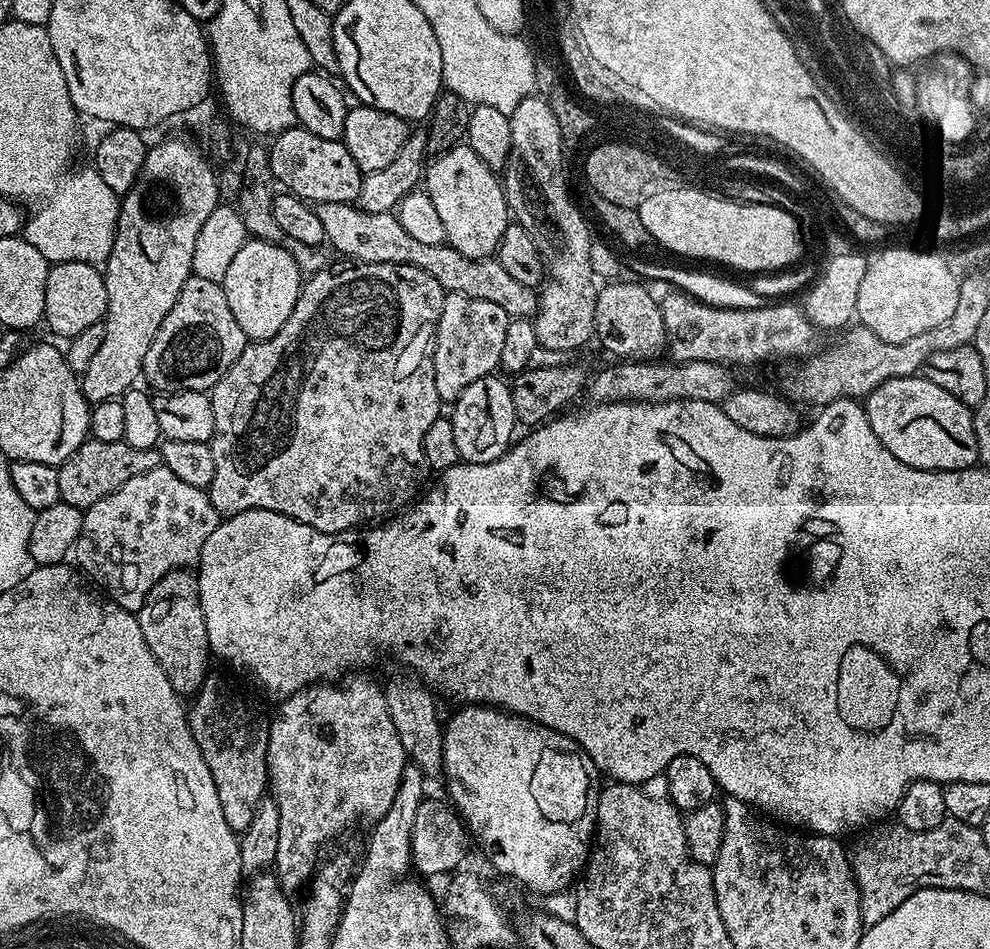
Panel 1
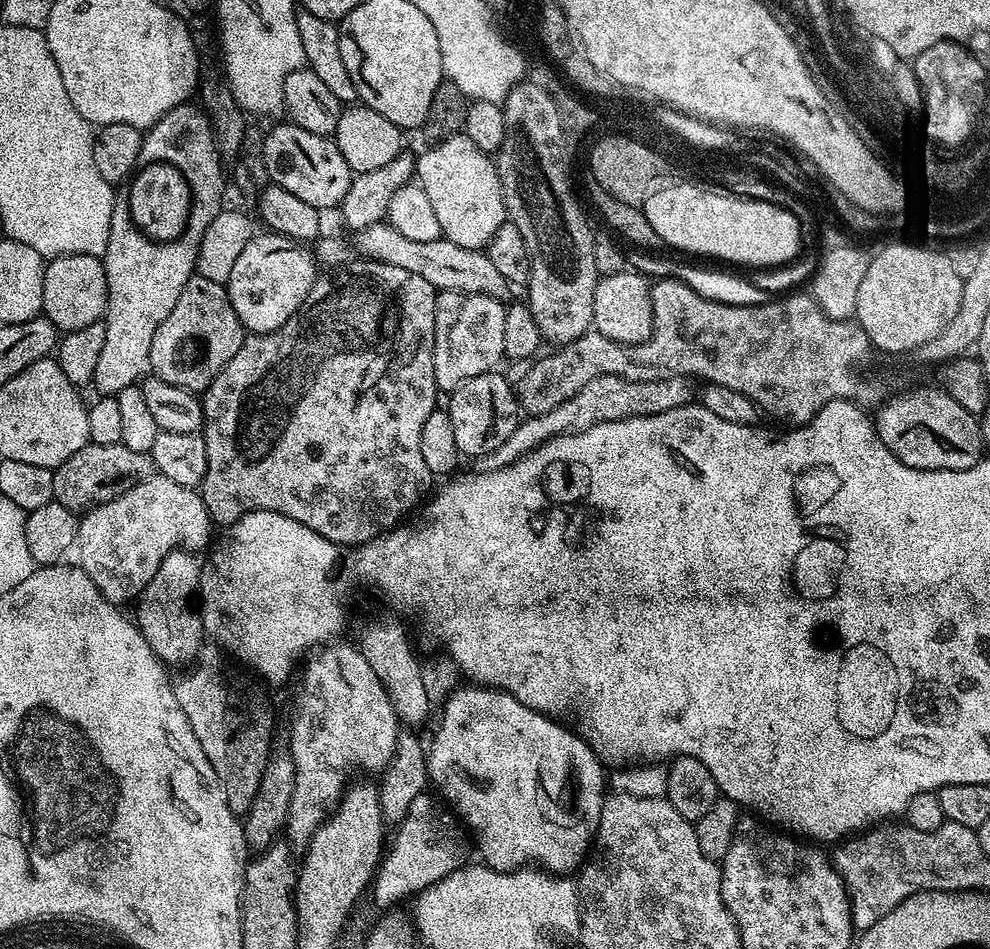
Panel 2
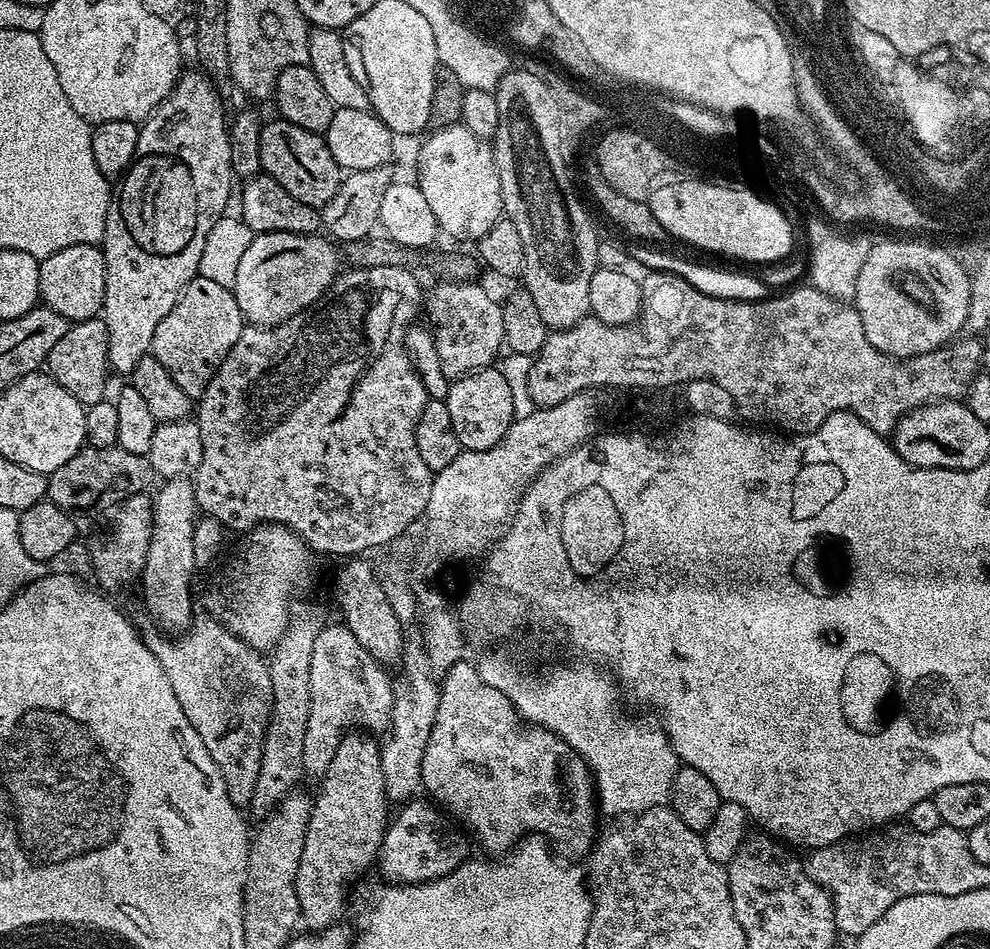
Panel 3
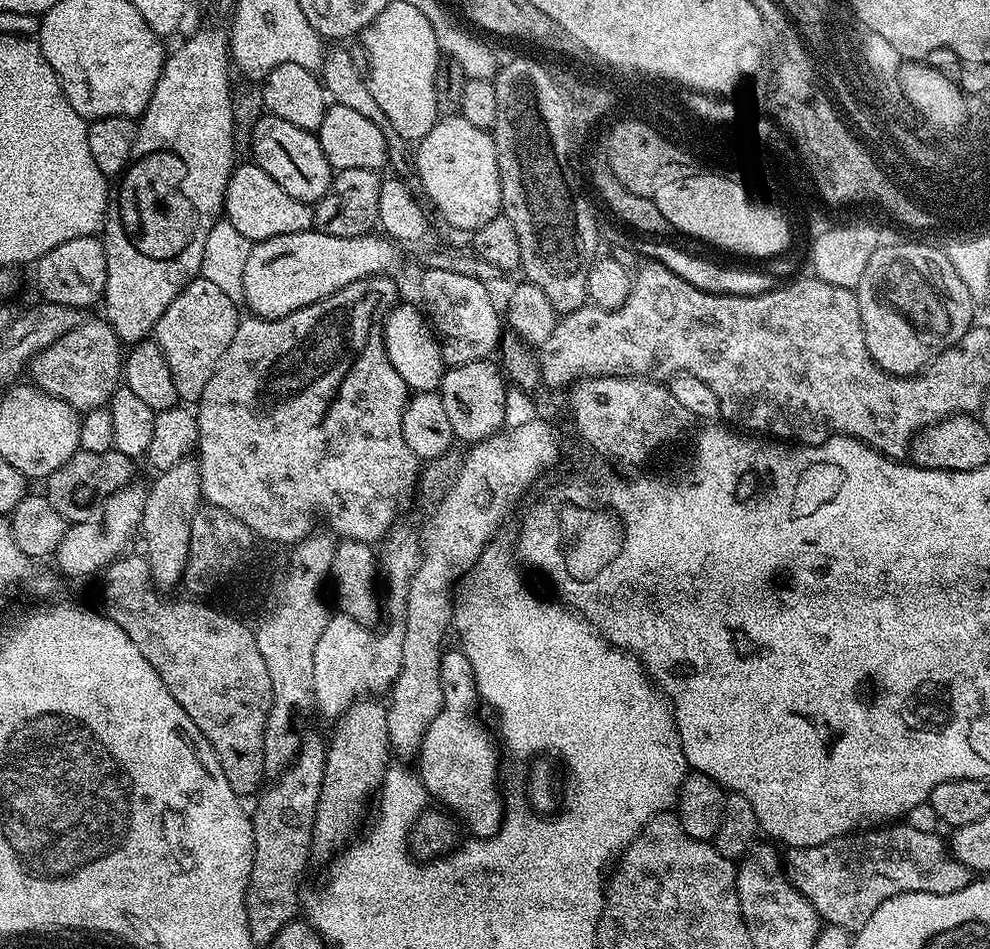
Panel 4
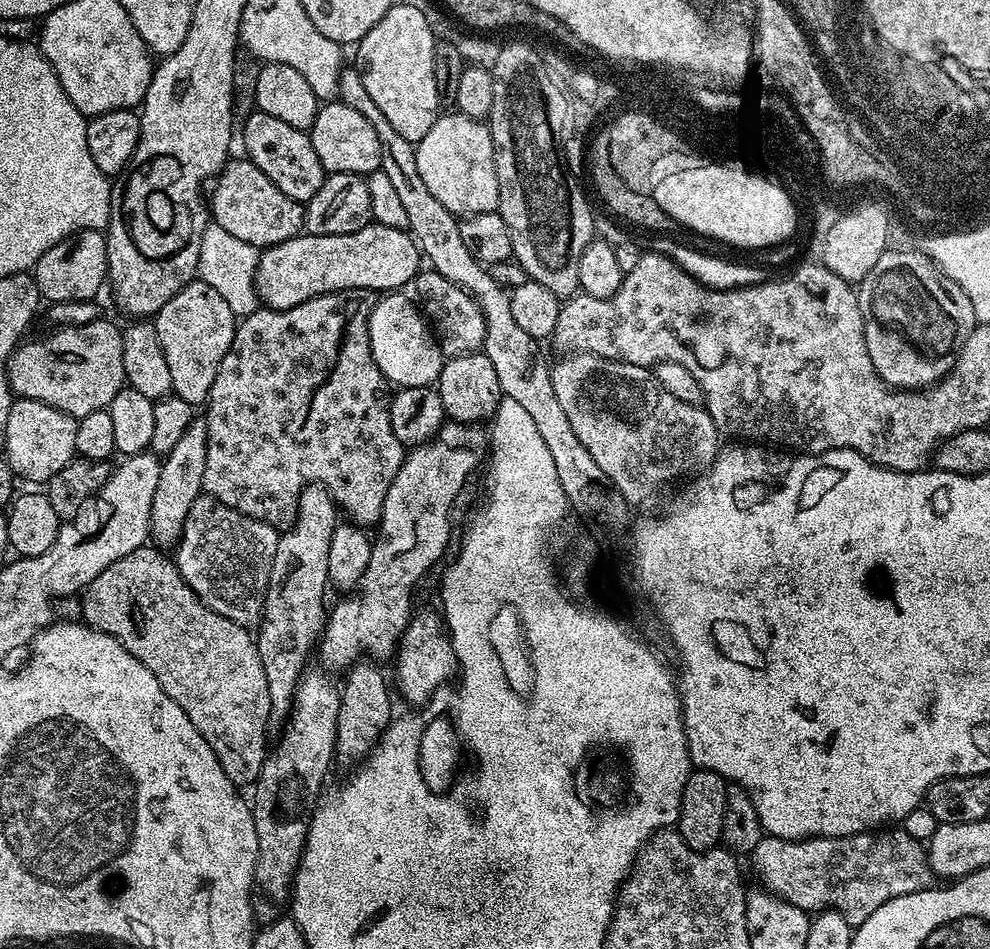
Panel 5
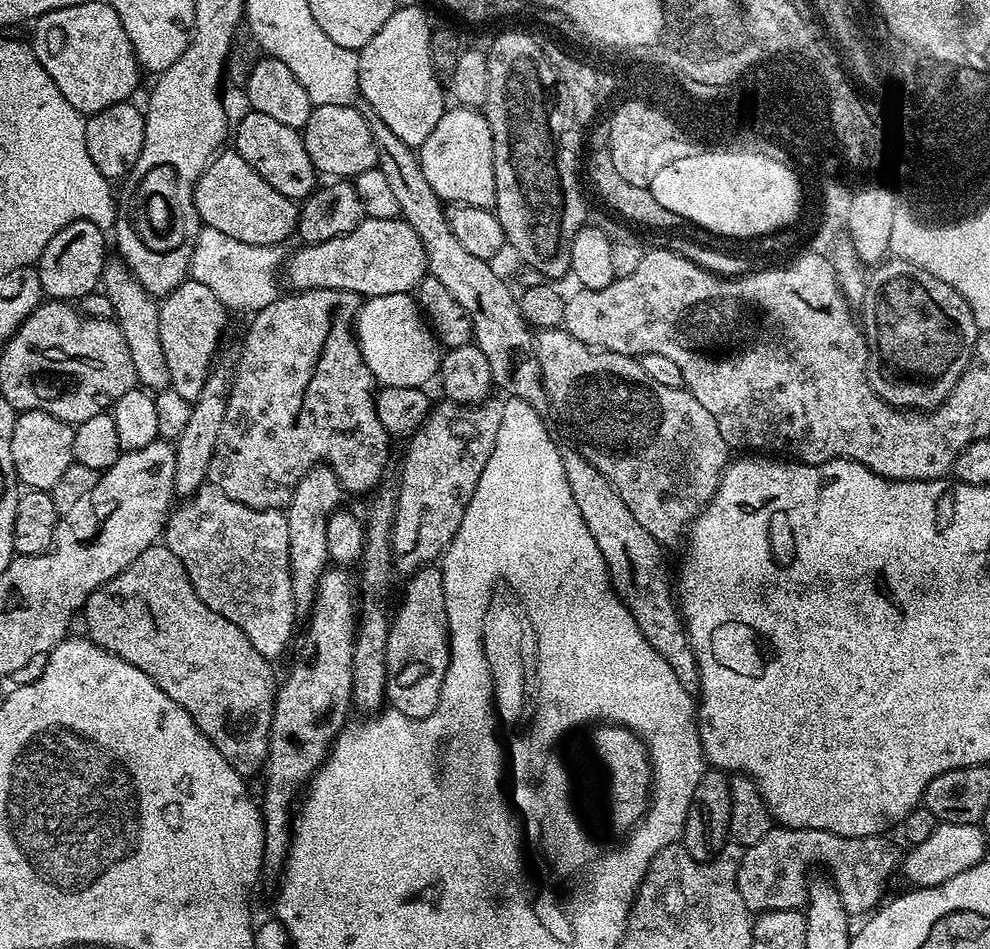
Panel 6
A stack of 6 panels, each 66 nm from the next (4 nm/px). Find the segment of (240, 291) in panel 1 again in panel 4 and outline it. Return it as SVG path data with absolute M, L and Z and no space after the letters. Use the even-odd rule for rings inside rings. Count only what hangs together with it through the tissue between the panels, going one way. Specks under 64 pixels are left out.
M317 230L298 234L282 234L278 238L269 240L257 240L251 245L245 269L242 271L243 303L248 303L247 311L251 315L261 316L264 320L280 320L286 314L294 314L294 310L302 310L338 290L342 290L342 286L350 286L350 282L364 280L367 276L392 274L396 263L400 260L400 252L396 248L399 247L383 234L332 237L328 233Z

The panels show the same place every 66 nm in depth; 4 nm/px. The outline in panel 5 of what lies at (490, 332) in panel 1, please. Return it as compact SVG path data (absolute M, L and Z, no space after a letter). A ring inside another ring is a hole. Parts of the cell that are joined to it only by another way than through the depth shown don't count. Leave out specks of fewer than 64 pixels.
M431 270L417 272L414 281L415 299L424 318L431 325L435 338L445 358L480 352L486 338L486 322L478 302L466 290L462 290L450 278Z

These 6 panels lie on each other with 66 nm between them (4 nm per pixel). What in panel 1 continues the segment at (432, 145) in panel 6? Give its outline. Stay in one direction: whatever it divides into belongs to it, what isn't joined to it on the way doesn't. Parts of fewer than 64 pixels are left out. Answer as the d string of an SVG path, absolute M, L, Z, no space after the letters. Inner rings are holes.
M461 142L437 155L427 165L422 184L442 217L448 245L466 254L466 258L475 260L486 260L497 255L502 234L506 234L510 223L504 185L494 169L482 162L482 158L478 158L467 143Z

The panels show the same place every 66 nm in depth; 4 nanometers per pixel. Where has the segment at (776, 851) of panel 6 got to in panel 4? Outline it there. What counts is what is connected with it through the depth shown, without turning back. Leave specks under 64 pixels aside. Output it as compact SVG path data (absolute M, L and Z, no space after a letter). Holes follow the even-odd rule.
M892 822L851 836L839 836L822 846L793 848L786 856L786 875L828 924L858 930L870 914L890 898L907 892L954 894L972 883L969 868L953 858L940 834L922 834L907 822Z

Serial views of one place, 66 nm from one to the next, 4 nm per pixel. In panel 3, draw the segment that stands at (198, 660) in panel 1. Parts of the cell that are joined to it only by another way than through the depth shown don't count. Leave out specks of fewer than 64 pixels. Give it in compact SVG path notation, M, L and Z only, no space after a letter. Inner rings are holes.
M188 478L179 480L164 480L161 488L155 489L156 496L152 501L152 537L148 543L148 554L142 573L142 585L144 584L144 604L148 612L157 620L159 627L168 634L179 634L186 631L192 625L194 613L192 613L192 575L198 571L198 565L194 558L194 526L198 519L196 507L196 489L193 481Z

